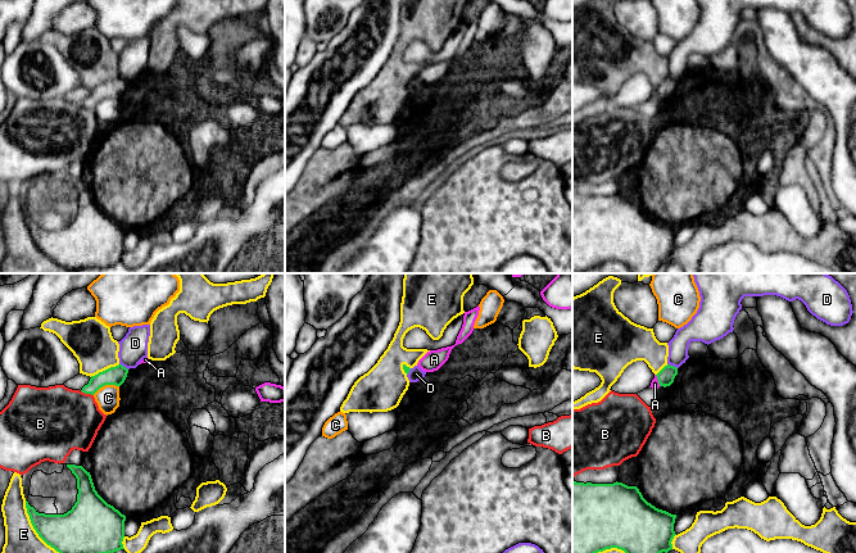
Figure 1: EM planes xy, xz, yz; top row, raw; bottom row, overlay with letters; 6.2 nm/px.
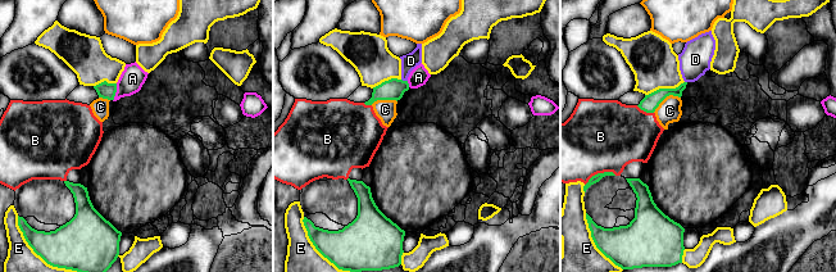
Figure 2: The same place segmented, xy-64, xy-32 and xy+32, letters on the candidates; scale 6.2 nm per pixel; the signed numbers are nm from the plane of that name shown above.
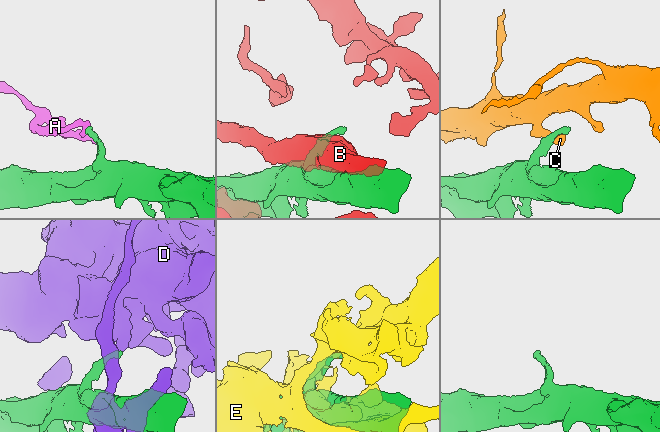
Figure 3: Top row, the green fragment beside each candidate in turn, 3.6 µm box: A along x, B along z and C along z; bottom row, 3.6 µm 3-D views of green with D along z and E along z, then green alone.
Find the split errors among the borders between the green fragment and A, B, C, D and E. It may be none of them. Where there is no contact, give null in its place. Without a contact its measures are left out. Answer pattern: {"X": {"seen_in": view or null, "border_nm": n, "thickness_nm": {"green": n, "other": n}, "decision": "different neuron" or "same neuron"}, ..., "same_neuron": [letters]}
{"A": {"seen_in": "yz", "border_nm": 80, "thickness_nm": {"green": 100, "other": 50}, "decision": "different neuron"}, "B": {"seen_in": "xy", "border_nm": 90, "thickness_nm": {"green": 120, "other": 420}, "decision": "different neuron"}, "C": {"seen_in": "xy", "border_nm": 180, "thickness_nm": {"green": 120, "other": 140}, "decision": "different neuron"}, "D": {"seen_in": "yz", "border_nm": 70, "thickness_nm": {"green": 100, "other": 130}, "decision": "different neuron"}, "E": {"seen_in": "xy", "border_nm": 400, "thickness_nm": {"green": 260, "other": 200}, "decision": "different neuron"}, "same_neuron": []}

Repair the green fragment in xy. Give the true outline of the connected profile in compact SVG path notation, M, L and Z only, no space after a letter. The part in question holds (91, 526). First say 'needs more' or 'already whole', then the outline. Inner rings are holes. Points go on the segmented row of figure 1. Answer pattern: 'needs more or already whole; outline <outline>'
already whole; outline M67 464L77 479L77 502L64 515L39 513L26 500L27 513L39 536L59 553L114 553L123 548L124 521L95 490L90 472Z

